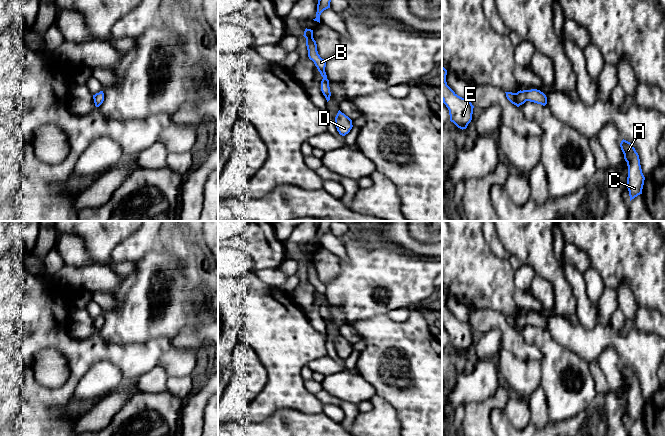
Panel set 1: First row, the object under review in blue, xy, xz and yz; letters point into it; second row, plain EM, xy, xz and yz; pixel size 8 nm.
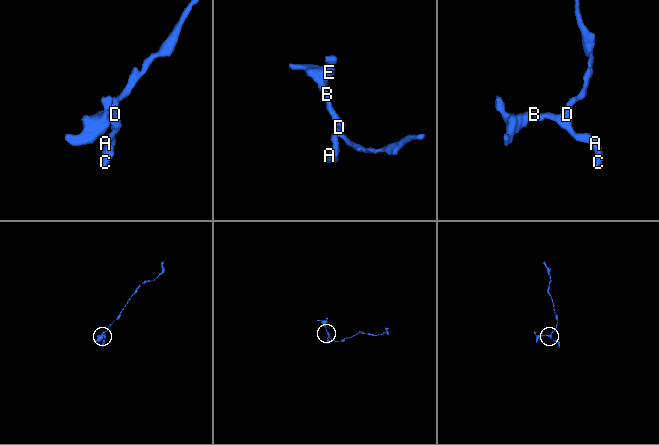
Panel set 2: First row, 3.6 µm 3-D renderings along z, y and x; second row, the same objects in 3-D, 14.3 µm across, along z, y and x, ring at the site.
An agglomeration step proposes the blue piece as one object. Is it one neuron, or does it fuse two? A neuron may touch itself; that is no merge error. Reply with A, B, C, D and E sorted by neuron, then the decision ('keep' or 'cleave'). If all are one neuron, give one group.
A B C D E; keep

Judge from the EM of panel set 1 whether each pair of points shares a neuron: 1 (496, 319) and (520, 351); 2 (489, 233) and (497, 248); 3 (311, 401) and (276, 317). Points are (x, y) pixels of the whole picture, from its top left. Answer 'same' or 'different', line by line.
1: same
2: same
3: same

